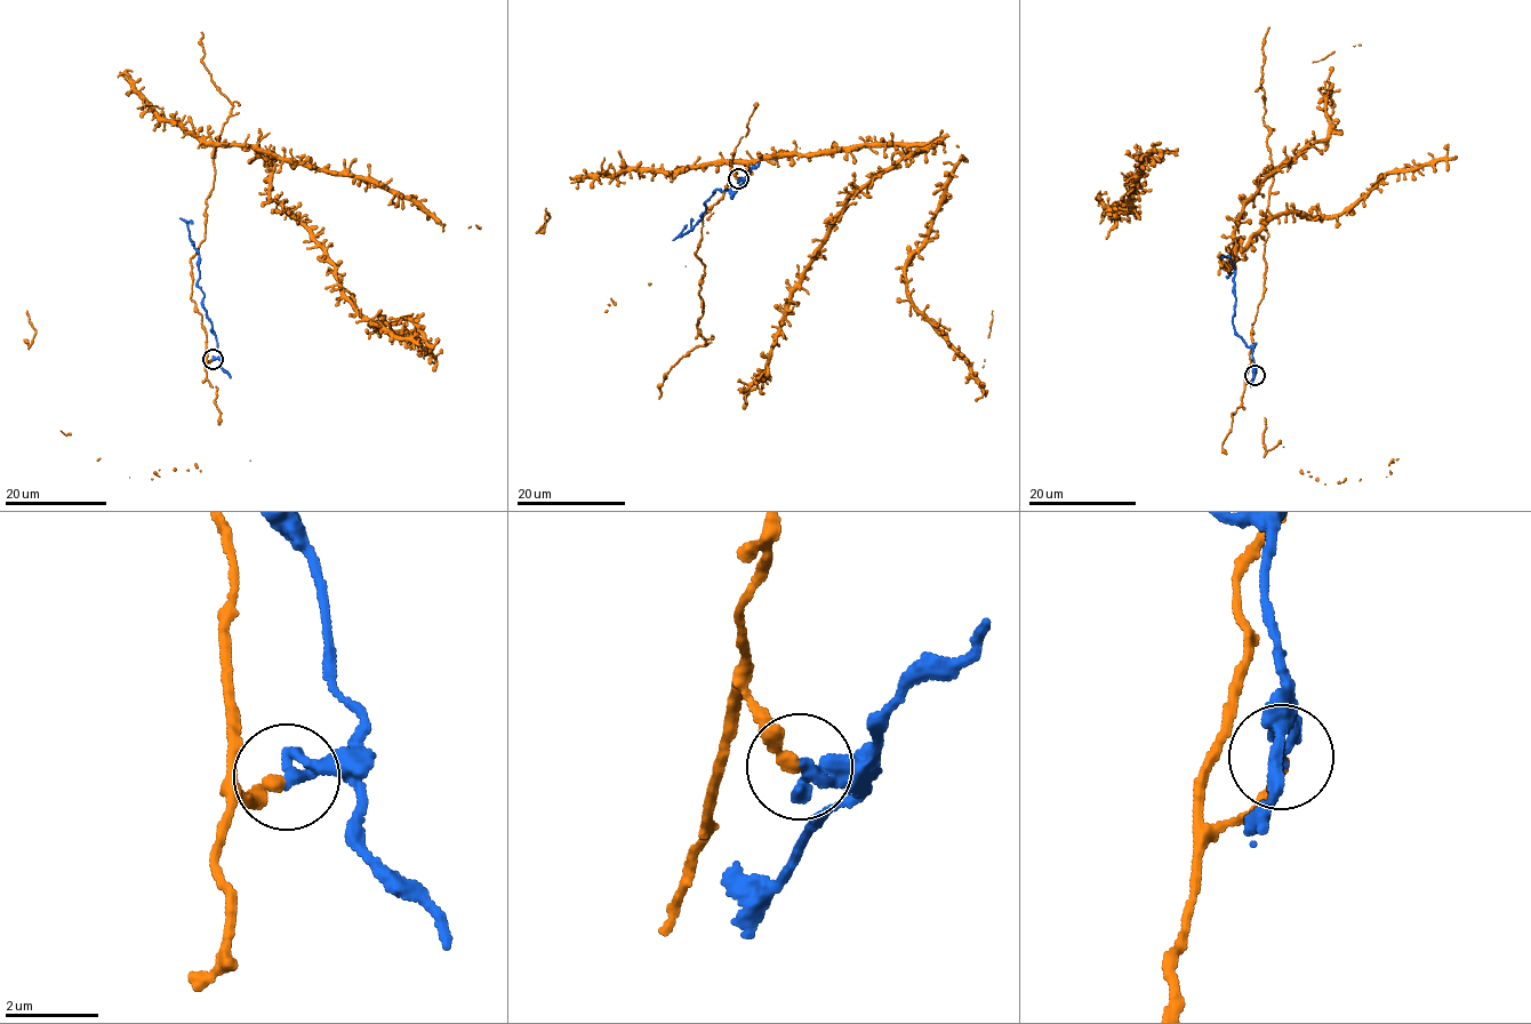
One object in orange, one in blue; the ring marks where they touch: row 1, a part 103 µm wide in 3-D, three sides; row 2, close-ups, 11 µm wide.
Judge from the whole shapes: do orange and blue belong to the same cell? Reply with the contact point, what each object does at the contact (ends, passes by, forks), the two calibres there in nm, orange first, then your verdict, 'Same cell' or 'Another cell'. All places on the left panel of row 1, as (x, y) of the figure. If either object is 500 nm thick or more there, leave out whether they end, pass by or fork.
Place: (213, 359). At the ring orange ends. At the ring blue ends. Thickness 280 nm (orange) against 360 nm. Another cell

